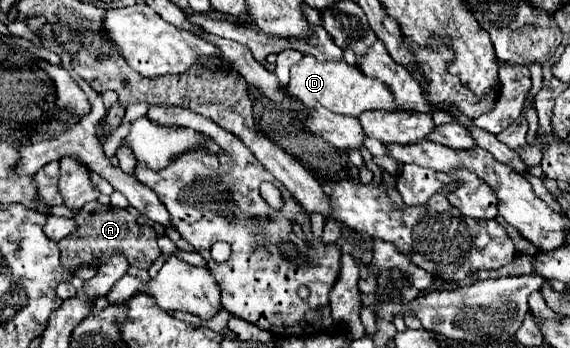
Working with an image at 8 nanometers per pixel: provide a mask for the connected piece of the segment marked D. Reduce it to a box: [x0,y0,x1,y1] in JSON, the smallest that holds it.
[286,55,396,117]

